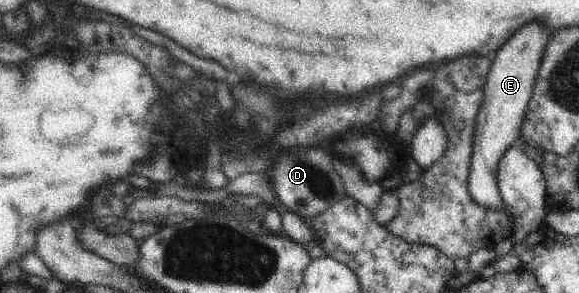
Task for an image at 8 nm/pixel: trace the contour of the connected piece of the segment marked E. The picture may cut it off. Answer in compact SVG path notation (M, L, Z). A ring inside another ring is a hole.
M535 21L525 25L521 31L517 31L495 55L495 63L491 67L491 73L485 85L485 99L477 116L473 149L469 157L469 193L471 199L485 209L495 209L495 211L505 209L496 184L498 163L505 151L519 142L537 67L541 63L541 55L547 41L549 41L549 33L541 29L541 25Z

